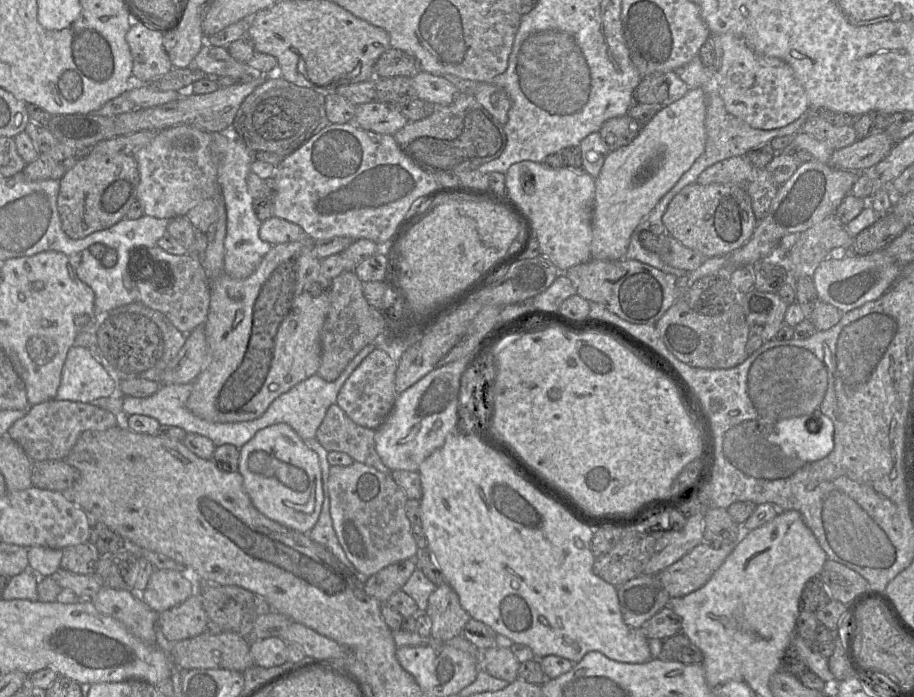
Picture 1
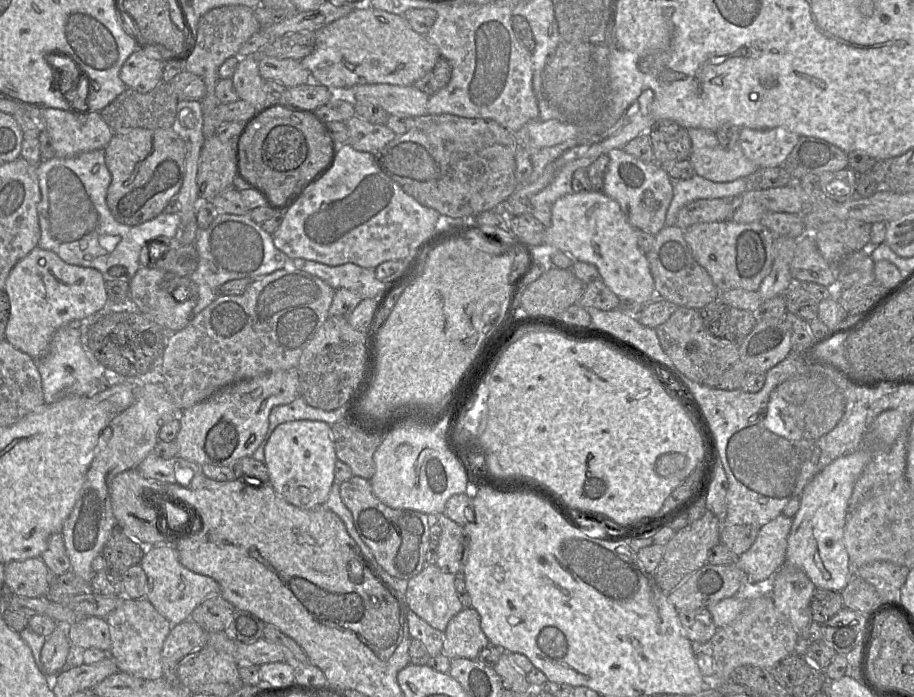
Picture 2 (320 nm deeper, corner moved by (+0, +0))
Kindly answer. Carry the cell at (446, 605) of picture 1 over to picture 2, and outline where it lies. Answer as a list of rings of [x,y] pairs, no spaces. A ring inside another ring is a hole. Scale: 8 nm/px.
[[[473,607],[463,608],[447,624],[442,653],[449,659],[476,660],[480,651],[489,644],[481,629],[478,612]]]

